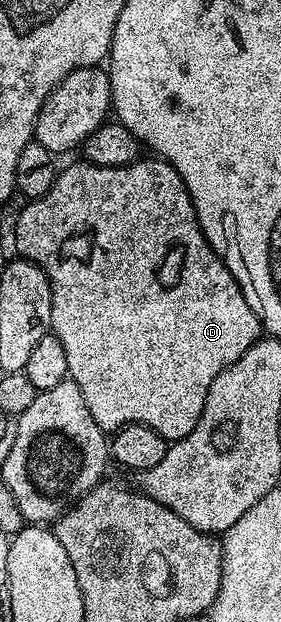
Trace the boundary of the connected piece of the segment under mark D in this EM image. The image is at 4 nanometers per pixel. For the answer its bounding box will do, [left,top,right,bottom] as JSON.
[16,160,259,440]

